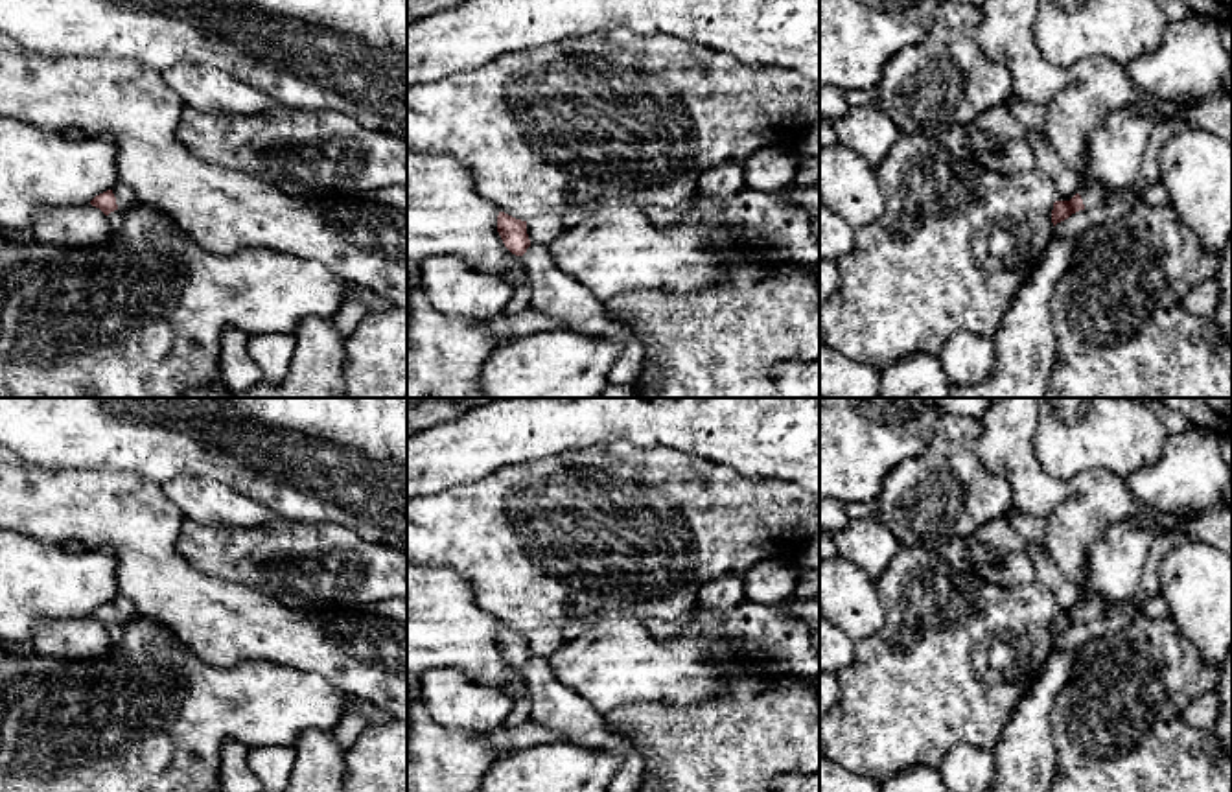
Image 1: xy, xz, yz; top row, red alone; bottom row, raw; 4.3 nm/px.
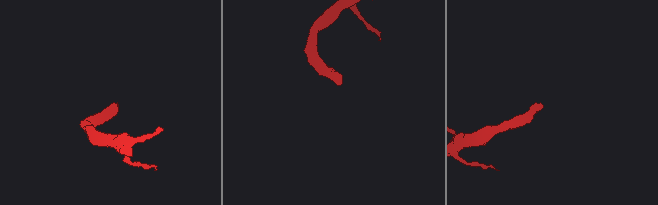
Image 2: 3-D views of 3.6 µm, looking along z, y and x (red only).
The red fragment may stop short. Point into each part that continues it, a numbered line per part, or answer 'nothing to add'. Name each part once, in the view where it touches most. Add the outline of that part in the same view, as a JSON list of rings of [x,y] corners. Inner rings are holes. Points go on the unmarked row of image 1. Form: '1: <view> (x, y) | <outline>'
1: xy (126, 612) | [[[122,593],[112,600],[112,606],[116,610],[118,623],[122,624],[129,624],[138,615],[134,604]]]

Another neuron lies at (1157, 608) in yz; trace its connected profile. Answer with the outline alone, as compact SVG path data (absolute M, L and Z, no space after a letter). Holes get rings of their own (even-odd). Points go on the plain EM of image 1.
M1153 595L1145 600L1142 613L1151 619L1166 619L1169 617L1169 606L1162 595Z

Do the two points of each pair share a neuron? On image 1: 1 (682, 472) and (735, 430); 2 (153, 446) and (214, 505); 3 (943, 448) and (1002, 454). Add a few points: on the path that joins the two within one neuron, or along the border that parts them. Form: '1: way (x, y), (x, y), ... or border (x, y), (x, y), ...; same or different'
1: border (658, 446), (711, 459), (741, 474); different
2: border (162, 483), (183, 476), (205, 476), (227, 487); different
3: border (980, 420), (982, 433), (975, 454), (1006, 483); different

